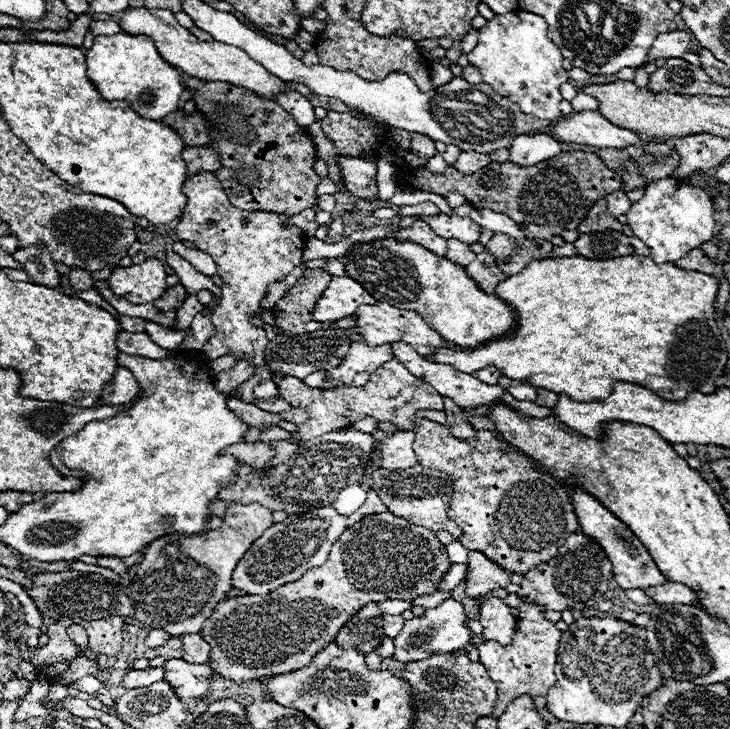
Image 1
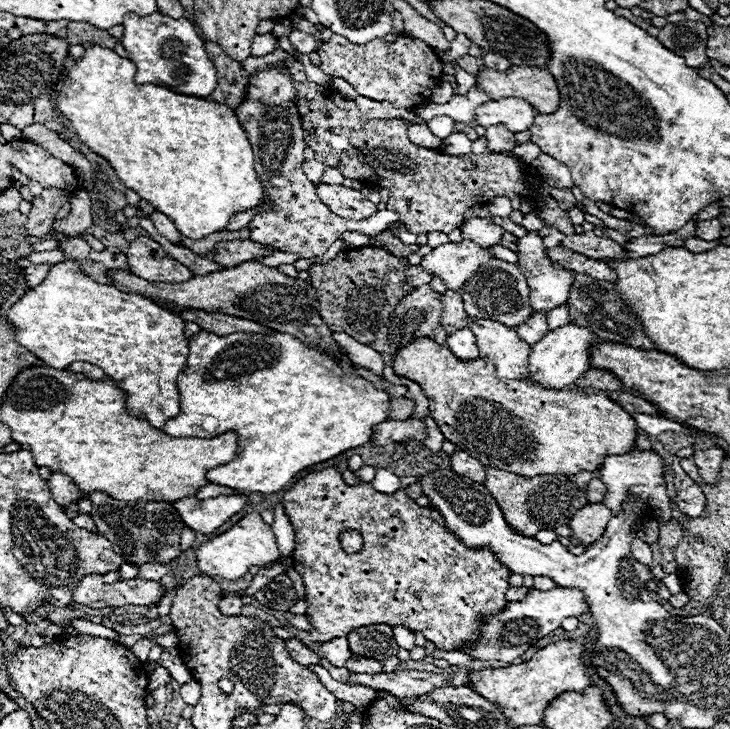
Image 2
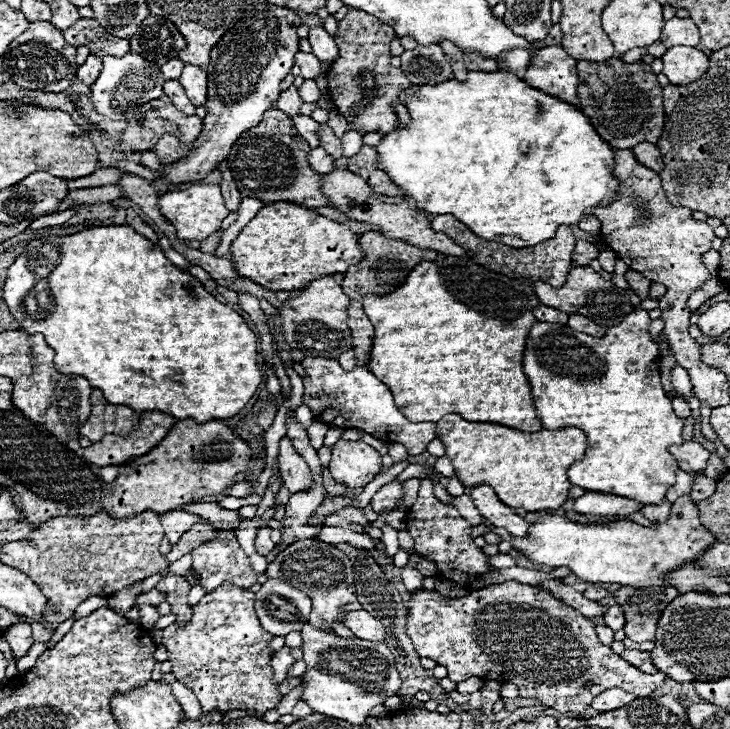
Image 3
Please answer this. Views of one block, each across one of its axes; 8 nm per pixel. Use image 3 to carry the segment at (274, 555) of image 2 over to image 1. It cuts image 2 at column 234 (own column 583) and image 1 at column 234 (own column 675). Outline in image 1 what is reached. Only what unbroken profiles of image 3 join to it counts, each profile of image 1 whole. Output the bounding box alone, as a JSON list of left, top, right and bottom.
[130,502,272,636]

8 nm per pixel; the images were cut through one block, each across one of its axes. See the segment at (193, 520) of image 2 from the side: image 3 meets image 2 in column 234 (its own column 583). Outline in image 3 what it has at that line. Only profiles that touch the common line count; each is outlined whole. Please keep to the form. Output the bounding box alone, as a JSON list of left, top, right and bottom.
[574,494,644,516]

